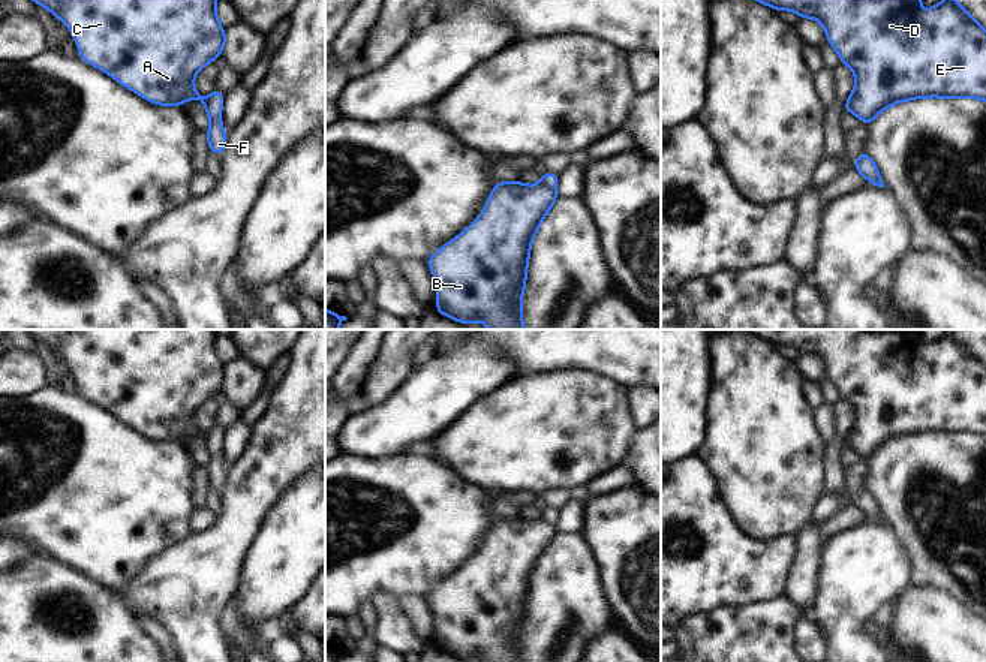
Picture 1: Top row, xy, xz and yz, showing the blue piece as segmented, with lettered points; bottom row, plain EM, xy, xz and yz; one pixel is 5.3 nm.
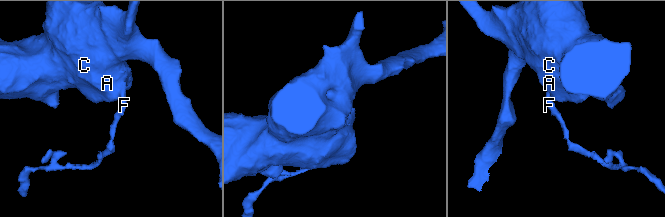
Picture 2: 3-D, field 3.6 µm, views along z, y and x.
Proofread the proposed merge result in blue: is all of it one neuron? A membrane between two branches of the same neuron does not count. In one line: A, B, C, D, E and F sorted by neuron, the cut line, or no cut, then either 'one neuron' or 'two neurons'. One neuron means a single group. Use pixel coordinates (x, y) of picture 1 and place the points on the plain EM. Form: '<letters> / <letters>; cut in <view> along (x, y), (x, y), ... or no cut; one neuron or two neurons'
A B C D E / F; cut in xz along (540, 517), (555, 524); two neurons

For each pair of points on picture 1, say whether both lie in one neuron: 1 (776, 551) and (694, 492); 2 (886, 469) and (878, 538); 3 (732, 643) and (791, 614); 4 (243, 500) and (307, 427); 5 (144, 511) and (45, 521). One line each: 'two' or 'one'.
1: one
2: two
3: one
4: one
5: one

